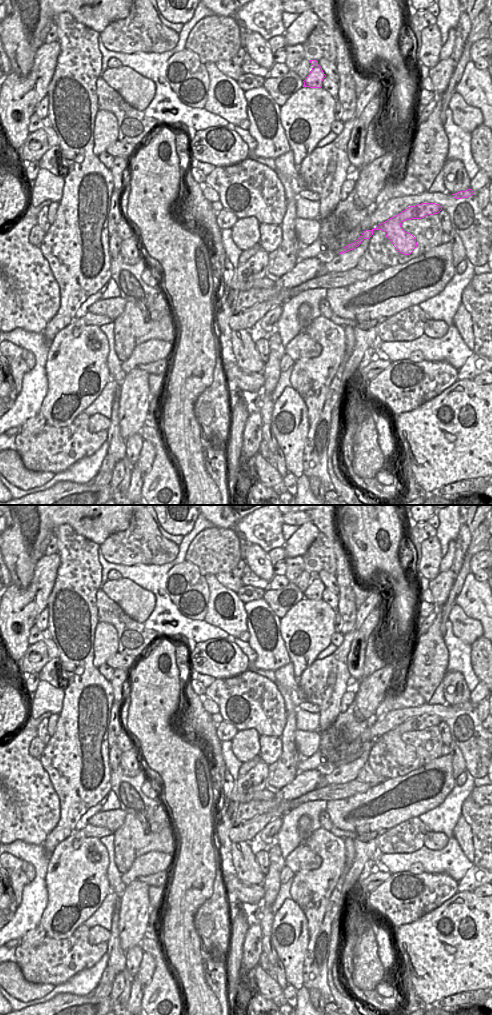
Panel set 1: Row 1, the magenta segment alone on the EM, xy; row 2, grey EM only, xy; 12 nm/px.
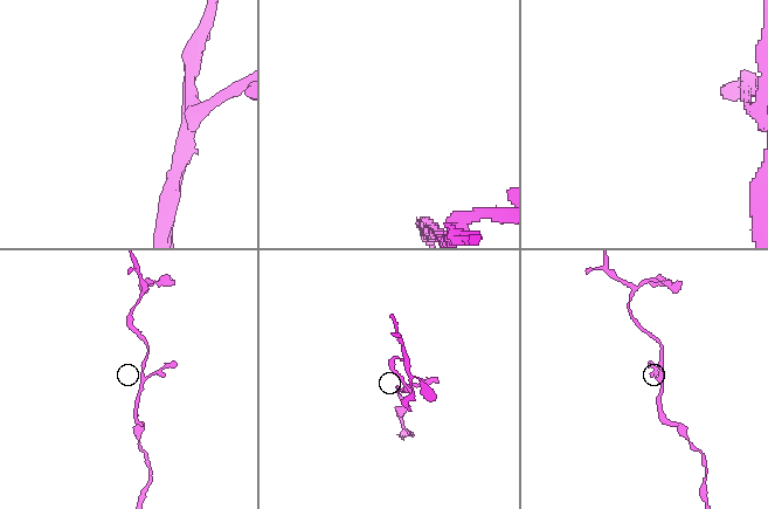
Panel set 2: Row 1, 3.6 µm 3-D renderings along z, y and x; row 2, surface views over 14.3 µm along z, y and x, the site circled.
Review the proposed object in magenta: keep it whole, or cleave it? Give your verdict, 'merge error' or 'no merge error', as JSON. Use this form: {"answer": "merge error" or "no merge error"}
{"answer": "no merge error"}

